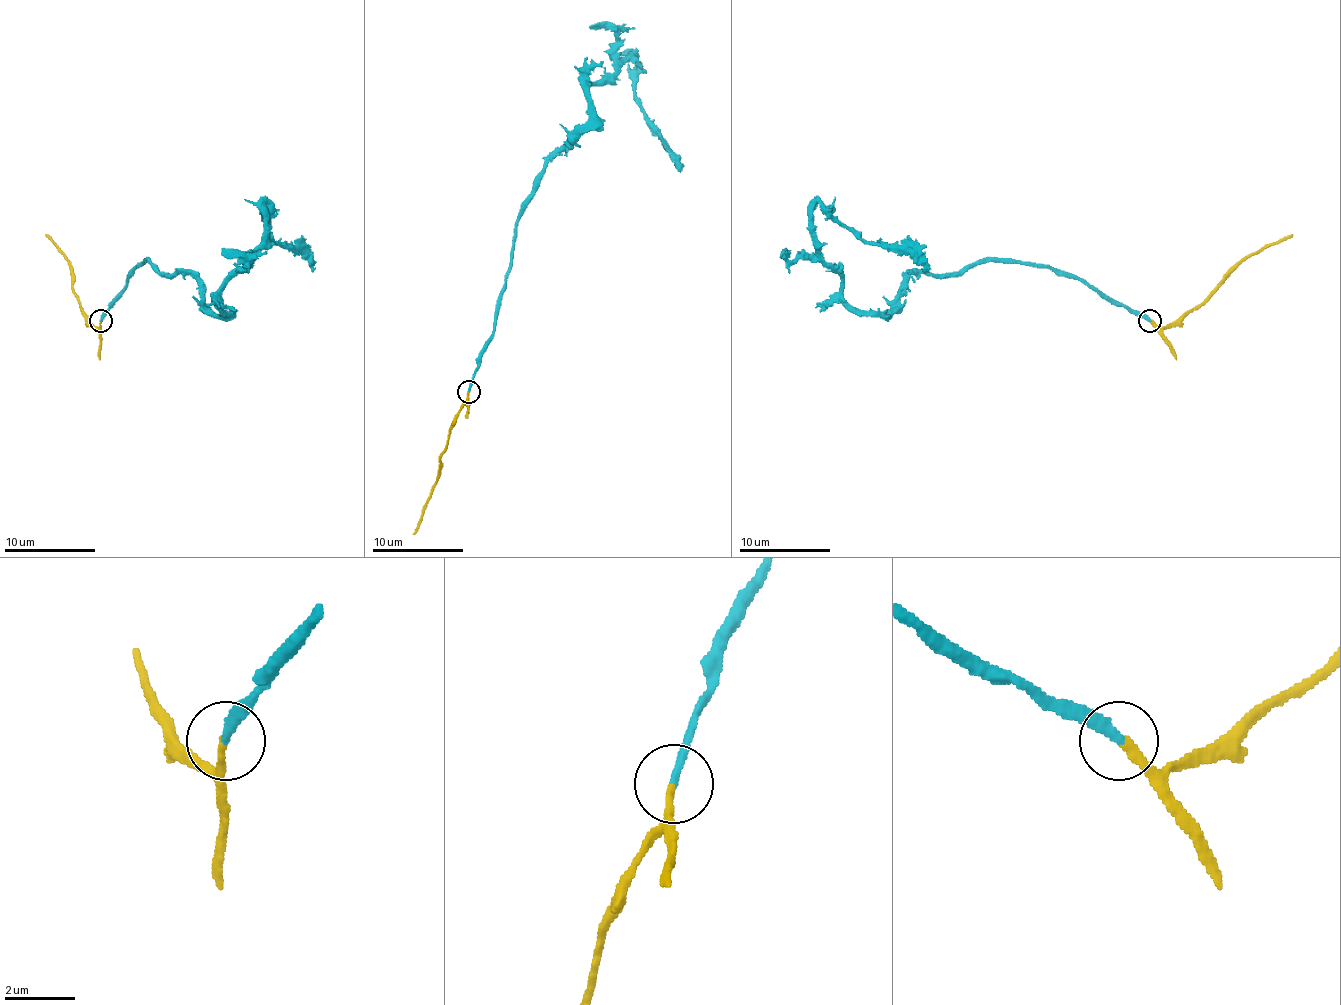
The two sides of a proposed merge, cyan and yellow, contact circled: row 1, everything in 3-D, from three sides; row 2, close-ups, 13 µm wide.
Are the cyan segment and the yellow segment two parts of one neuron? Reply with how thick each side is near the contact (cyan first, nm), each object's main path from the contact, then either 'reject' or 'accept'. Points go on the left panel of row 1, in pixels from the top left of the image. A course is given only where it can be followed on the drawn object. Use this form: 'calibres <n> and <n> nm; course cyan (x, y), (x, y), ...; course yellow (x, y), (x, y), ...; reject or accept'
calibres 240 and 220 nm; course cyan (101, 320), (142, 261), (190, 275), (222, 313), (265, 202), (268, 234), (313, 268); course yellow (101, 320), (99, 327), (88, 320), (72, 286), (70, 263), (45, 234); accept

